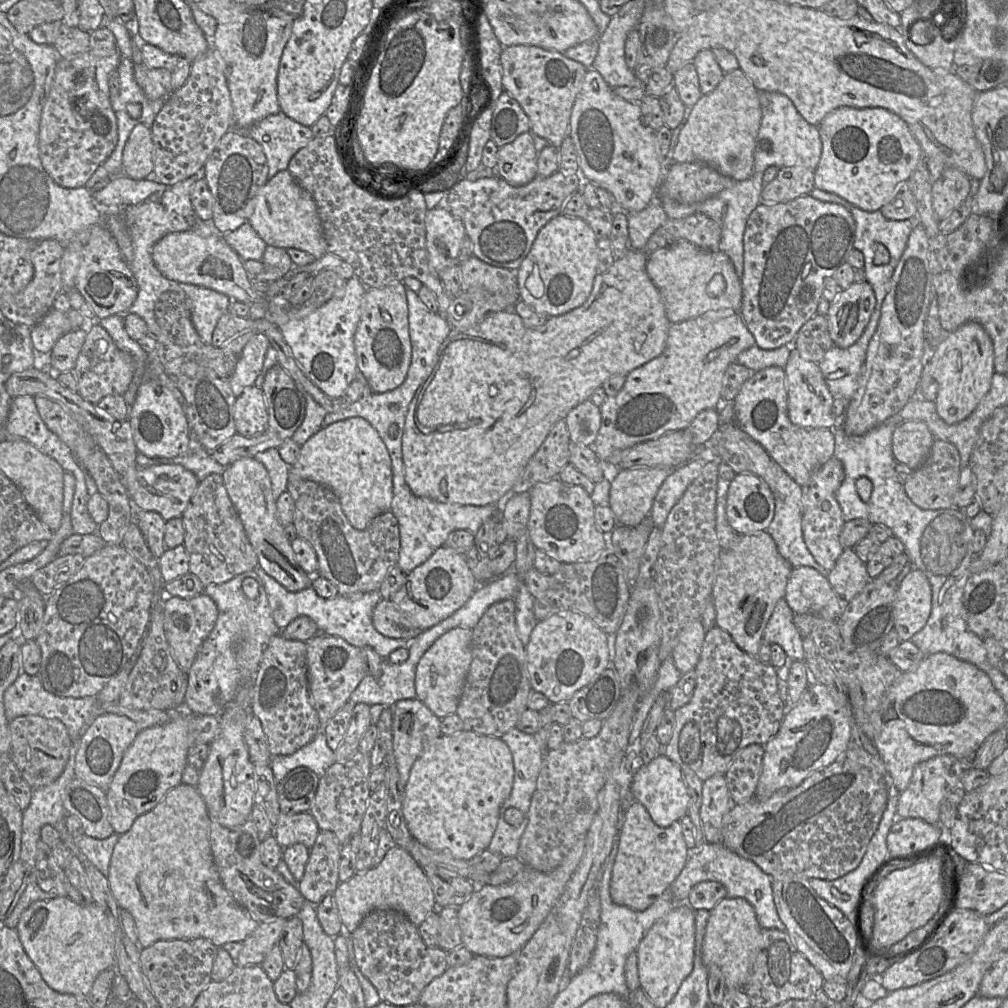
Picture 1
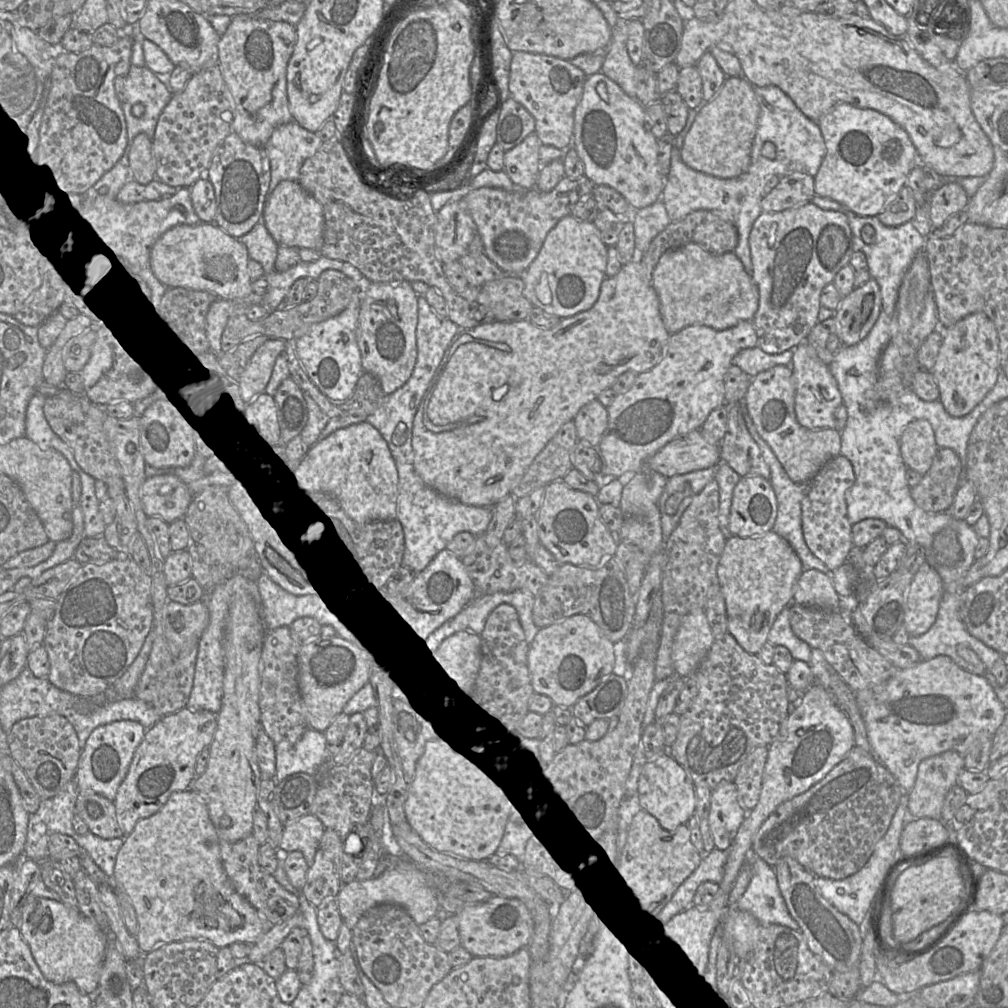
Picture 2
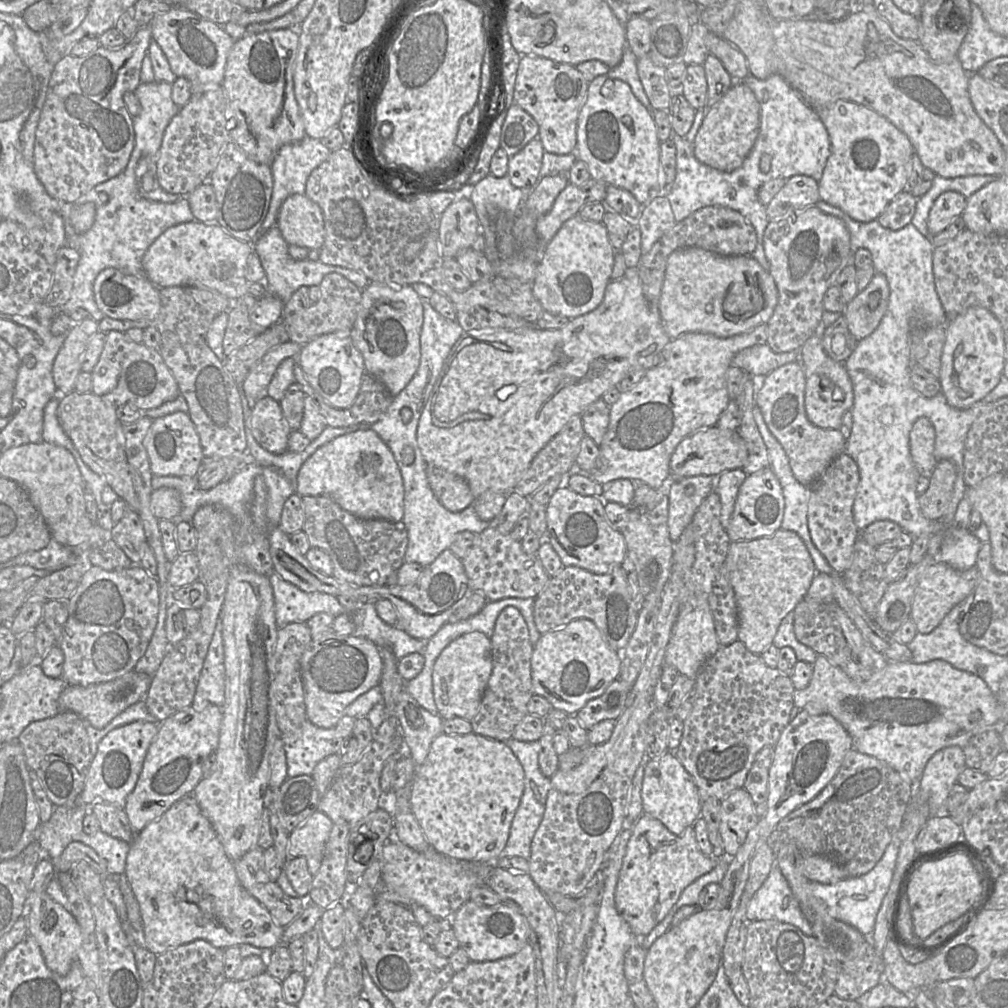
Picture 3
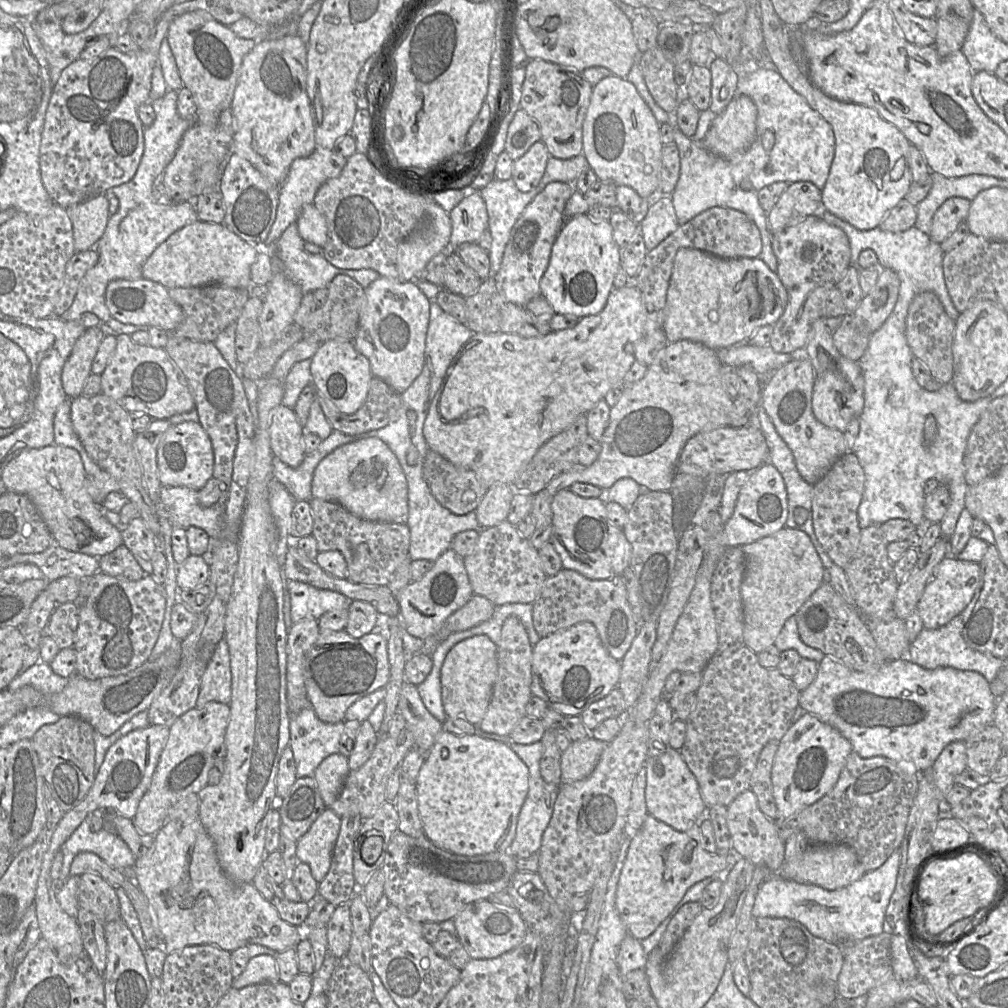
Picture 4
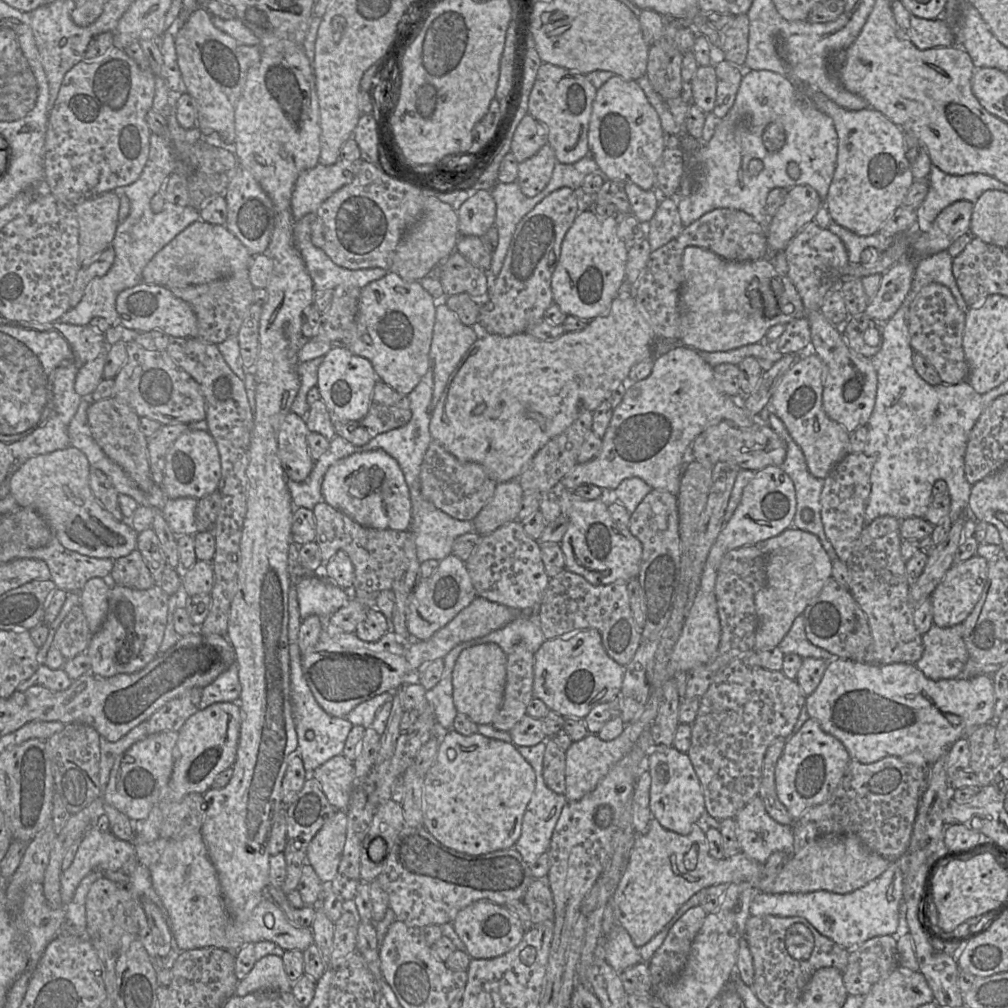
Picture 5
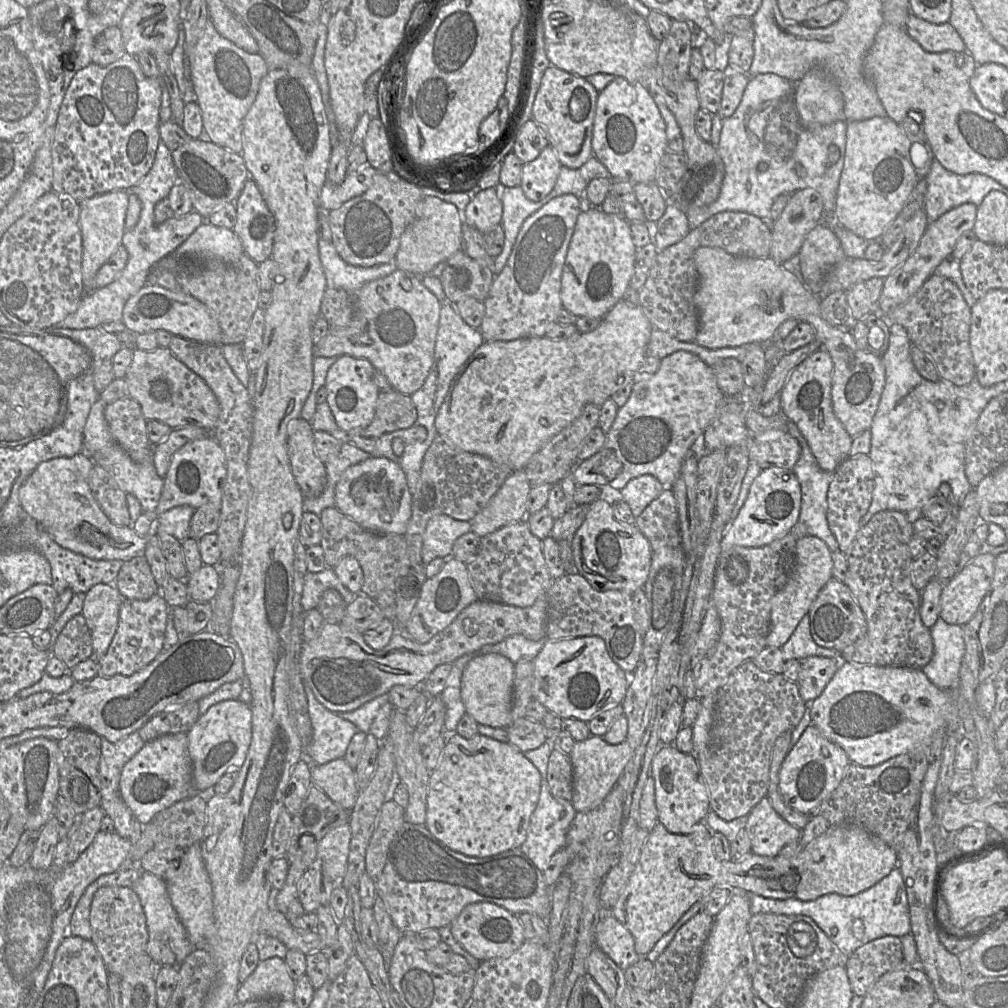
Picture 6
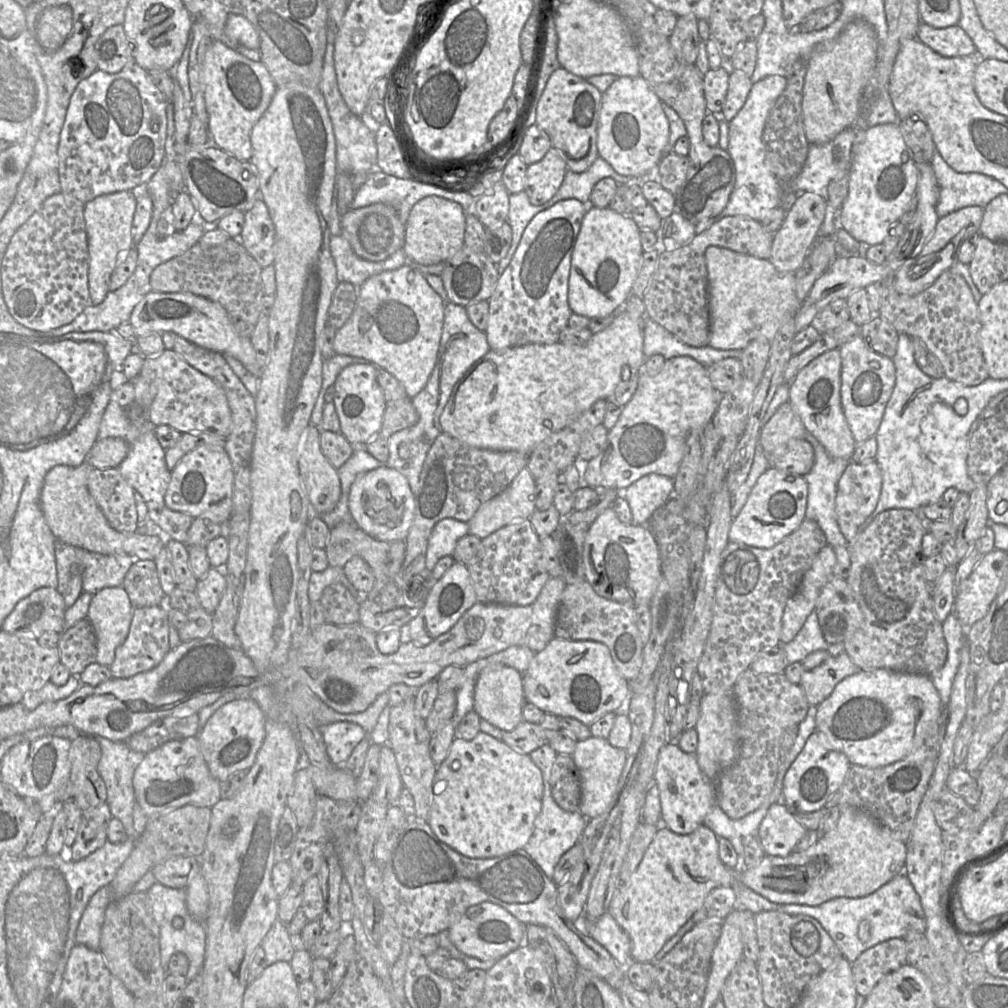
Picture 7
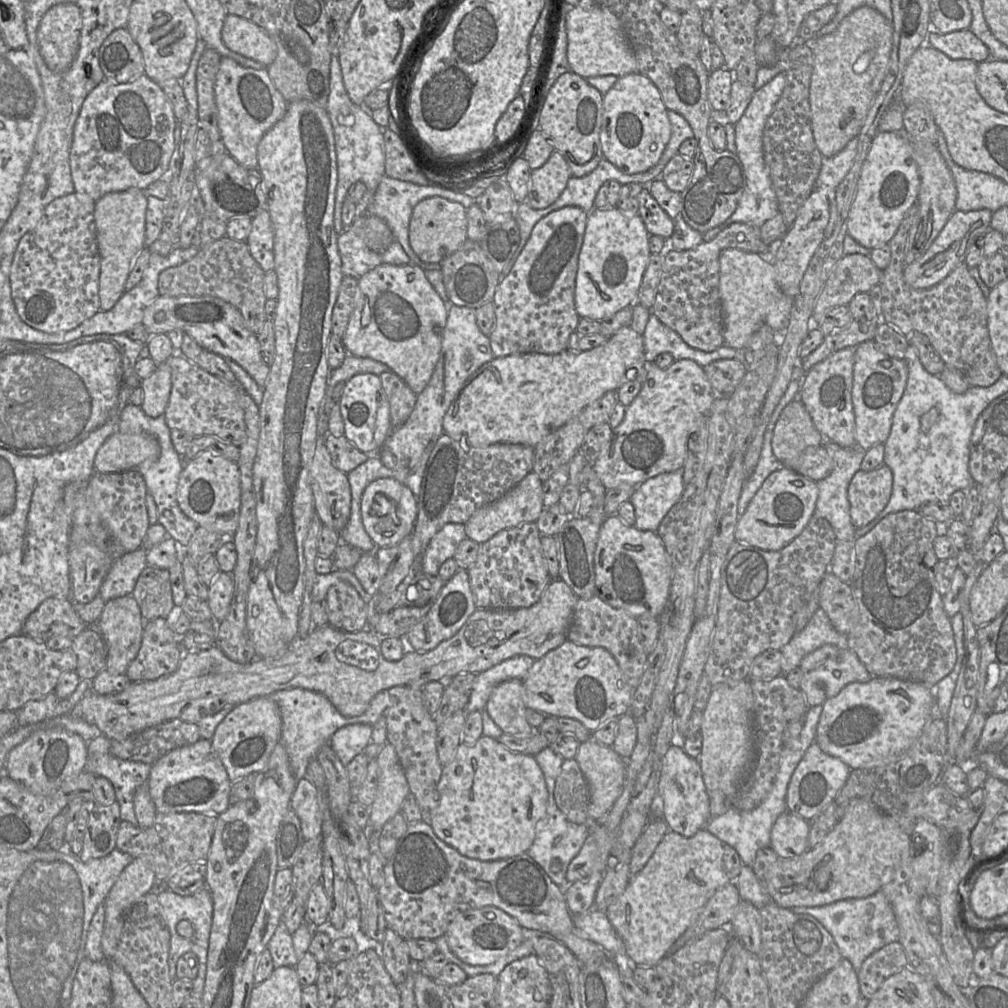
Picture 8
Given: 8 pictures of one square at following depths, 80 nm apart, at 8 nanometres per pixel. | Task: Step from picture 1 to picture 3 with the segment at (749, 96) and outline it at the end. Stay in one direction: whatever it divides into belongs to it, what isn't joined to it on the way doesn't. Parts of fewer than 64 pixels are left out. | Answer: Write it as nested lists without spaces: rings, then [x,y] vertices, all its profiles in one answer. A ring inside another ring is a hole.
[[[735,82],[729,90],[708,109],[693,141],[696,159],[722,172],[740,167],[749,154],[759,133],[760,104],[754,92],[743,82]]]

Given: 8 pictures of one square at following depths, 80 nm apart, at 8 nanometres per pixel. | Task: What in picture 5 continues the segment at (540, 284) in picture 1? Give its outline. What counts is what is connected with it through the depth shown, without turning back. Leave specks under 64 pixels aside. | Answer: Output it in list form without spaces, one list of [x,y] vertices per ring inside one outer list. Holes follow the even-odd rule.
[[[582,209],[574,219],[561,244],[561,253],[551,278],[553,303],[566,315],[593,319],[606,313],[625,279],[628,248],[617,236],[617,219],[601,218],[591,209]]]

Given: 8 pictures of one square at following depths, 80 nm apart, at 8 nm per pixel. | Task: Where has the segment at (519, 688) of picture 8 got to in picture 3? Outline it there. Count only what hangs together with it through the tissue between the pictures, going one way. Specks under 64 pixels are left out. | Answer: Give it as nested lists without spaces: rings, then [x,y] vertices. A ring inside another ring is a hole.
[[[466,633],[447,645],[436,659],[432,672],[434,700],[442,719],[460,717],[470,722],[479,711],[491,672],[491,642],[484,633]]]

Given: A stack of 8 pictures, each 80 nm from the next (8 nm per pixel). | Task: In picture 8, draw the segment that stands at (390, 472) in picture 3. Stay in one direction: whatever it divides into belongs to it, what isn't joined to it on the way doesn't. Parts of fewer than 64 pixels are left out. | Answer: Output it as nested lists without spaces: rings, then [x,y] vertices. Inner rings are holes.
[[[380,478],[363,491],[360,511],[364,529],[374,544],[379,548],[391,547],[411,535],[417,518],[417,500],[403,483],[394,478]]]

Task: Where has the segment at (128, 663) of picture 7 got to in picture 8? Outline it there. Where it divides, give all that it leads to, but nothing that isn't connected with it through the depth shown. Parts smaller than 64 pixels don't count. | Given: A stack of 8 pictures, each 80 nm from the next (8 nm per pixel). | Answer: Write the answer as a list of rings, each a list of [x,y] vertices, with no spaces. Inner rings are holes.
[[[165,618],[145,621],[139,652],[125,675],[131,682],[156,680],[173,673],[185,653]]]

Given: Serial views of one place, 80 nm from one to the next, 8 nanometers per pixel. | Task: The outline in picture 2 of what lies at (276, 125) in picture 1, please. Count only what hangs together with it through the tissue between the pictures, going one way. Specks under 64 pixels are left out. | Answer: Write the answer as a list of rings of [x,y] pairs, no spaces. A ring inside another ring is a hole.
[[[297,122],[276,127],[263,145],[271,168],[268,195],[281,181],[297,182],[303,163],[318,151],[322,143],[316,133],[304,129]]]

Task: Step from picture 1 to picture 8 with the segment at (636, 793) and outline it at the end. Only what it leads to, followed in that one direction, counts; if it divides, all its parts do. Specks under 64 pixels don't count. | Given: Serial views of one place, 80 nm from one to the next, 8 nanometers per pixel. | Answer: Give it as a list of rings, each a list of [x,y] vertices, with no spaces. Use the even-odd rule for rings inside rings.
[[[671,745],[661,758],[661,774],[658,794],[663,800],[662,819],[670,831],[684,837],[694,836],[705,828],[710,815],[710,800],[697,759],[690,757],[681,747]]]

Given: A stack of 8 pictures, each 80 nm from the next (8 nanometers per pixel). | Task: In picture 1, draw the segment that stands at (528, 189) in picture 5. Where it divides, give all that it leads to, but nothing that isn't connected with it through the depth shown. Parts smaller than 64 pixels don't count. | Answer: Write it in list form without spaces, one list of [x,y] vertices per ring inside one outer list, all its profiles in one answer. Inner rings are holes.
[[[531,132],[520,134],[514,141],[498,149],[496,174],[511,186],[523,186],[538,176],[537,152]]]

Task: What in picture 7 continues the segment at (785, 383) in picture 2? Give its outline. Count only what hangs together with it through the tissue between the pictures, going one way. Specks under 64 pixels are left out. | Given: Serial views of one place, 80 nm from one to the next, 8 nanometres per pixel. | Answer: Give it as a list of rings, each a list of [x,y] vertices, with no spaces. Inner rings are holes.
[[[838,349],[827,351],[801,369],[789,383],[789,400],[806,430],[825,448],[829,456],[851,459],[855,440],[841,404],[841,356]]]

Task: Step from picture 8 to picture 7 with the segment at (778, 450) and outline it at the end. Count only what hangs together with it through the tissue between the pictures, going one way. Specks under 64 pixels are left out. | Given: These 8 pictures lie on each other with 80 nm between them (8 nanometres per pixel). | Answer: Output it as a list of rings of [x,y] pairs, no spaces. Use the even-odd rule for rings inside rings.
[[[786,402],[762,425],[759,444],[766,453],[772,453],[791,439],[804,439],[806,433],[809,432],[801,418],[791,404]]]

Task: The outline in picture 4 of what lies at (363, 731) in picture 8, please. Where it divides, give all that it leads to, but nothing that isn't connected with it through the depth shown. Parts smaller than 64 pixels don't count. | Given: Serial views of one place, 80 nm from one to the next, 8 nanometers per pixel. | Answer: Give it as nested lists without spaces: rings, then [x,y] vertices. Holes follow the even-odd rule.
[[[311,704],[306,705],[299,713],[291,715],[290,742],[298,778],[312,777],[315,769],[328,756],[338,753],[339,740],[344,729],[344,721],[330,724],[321,721]]]

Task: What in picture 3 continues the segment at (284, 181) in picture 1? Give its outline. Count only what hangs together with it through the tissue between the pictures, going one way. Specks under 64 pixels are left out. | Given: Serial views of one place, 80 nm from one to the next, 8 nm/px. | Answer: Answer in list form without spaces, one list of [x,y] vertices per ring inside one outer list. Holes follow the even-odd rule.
[[[306,194],[290,195],[281,205],[276,220],[289,245],[319,250],[325,240],[324,218],[320,206]]]

